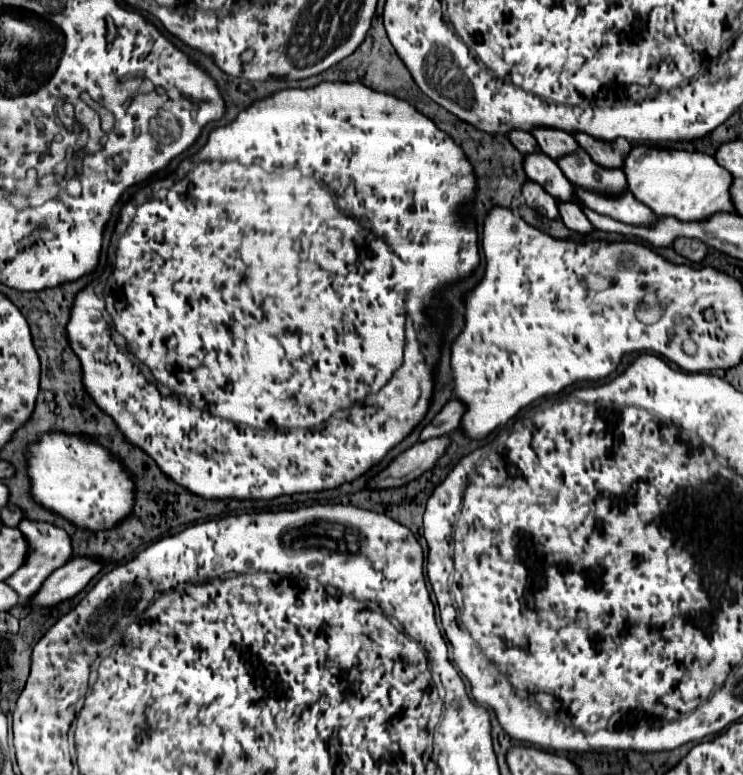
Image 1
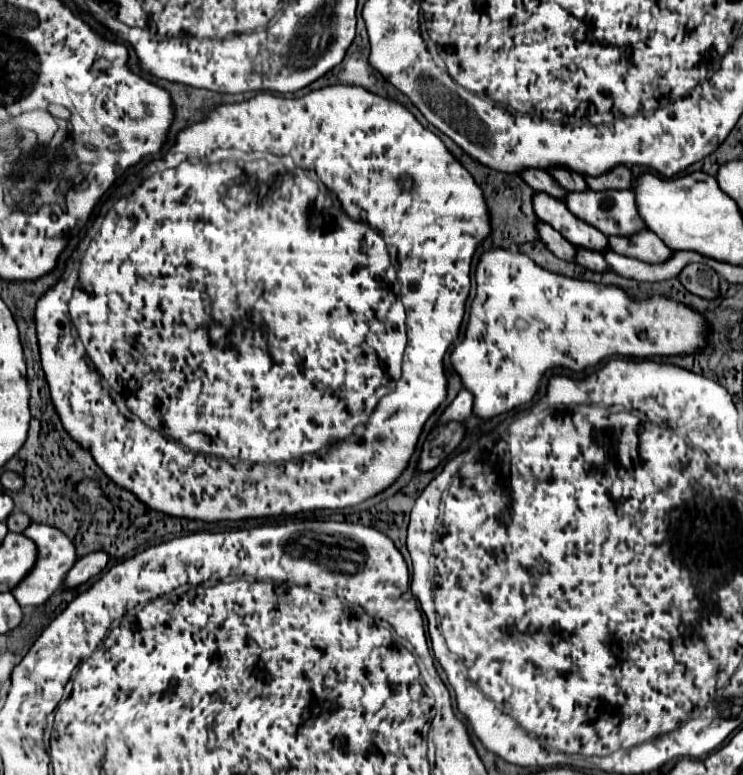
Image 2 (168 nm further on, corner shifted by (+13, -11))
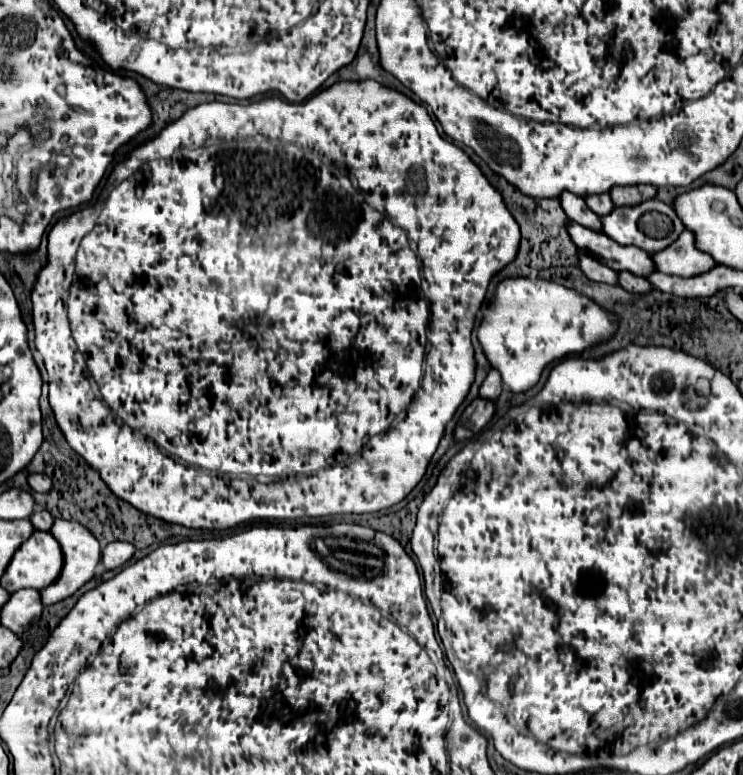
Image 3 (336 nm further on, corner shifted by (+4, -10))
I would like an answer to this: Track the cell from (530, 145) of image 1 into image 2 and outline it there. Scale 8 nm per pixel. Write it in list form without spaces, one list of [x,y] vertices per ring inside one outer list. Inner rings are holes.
[[[527,167],[519,175],[535,191],[545,191],[545,193],[557,197],[557,199],[563,199],[565,197],[565,189],[547,171],[541,171],[541,169],[535,169],[535,167]]]

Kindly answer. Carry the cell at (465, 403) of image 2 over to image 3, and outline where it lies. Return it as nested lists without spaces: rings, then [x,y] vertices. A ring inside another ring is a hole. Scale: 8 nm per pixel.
[[[490,370],[490,374],[486,376],[482,388],[480,388],[480,396],[484,398],[492,398],[496,400],[502,392],[502,378],[500,378],[500,372],[498,370]]]

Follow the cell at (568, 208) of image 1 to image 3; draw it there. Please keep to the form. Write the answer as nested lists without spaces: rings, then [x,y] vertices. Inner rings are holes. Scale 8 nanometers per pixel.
[[[620,272],[620,286],[634,294],[648,294],[654,290],[654,286],[646,278],[638,278],[634,274],[622,274],[622,272]]]

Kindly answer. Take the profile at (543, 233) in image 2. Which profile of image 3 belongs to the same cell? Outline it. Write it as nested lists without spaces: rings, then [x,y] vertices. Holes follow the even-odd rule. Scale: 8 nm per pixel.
[[[580,254],[580,270],[594,282],[604,284],[618,284],[618,272],[610,270],[608,266],[600,264],[596,258],[590,258],[588,254]]]

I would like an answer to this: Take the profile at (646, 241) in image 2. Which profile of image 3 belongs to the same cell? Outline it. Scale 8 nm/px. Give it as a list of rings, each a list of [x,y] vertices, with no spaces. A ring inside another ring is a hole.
[[[684,230],[682,238],[678,238],[674,246],[668,246],[666,250],[662,250],[662,254],[652,258],[658,266],[658,272],[682,278],[700,276],[718,266],[718,262],[710,254],[696,248],[696,238],[690,230]]]

